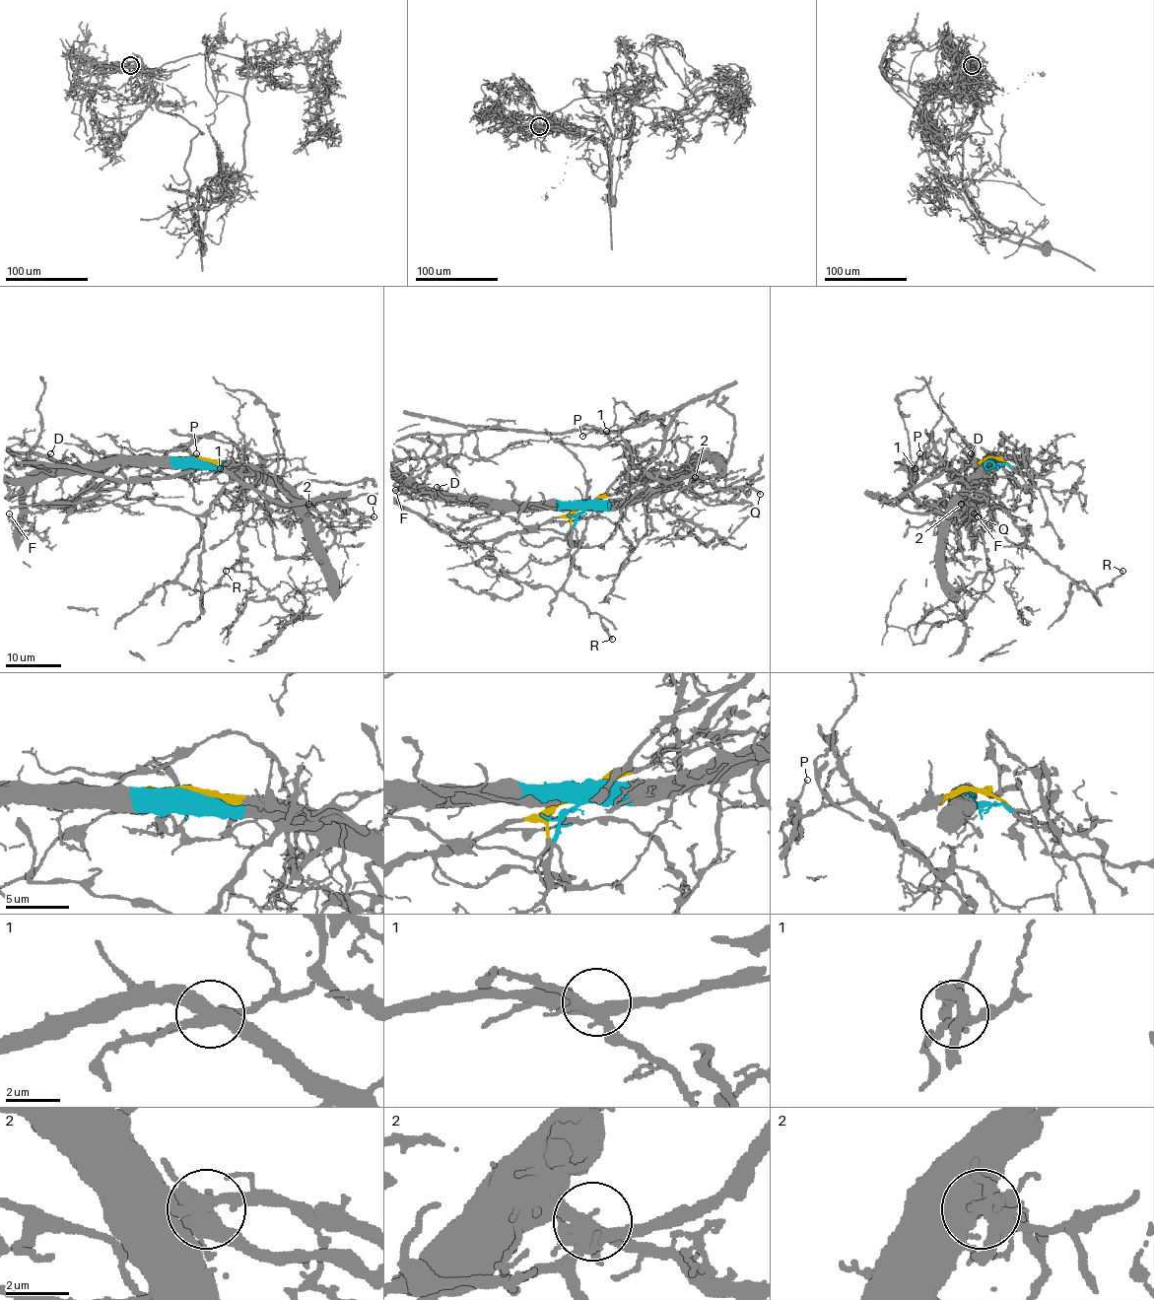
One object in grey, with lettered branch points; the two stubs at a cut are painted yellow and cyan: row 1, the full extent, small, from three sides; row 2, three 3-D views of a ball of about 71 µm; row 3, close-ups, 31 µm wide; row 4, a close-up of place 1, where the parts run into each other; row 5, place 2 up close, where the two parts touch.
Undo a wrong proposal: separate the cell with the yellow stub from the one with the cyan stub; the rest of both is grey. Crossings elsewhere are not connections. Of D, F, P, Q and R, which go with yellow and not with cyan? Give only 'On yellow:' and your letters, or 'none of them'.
On yellow: P, R

